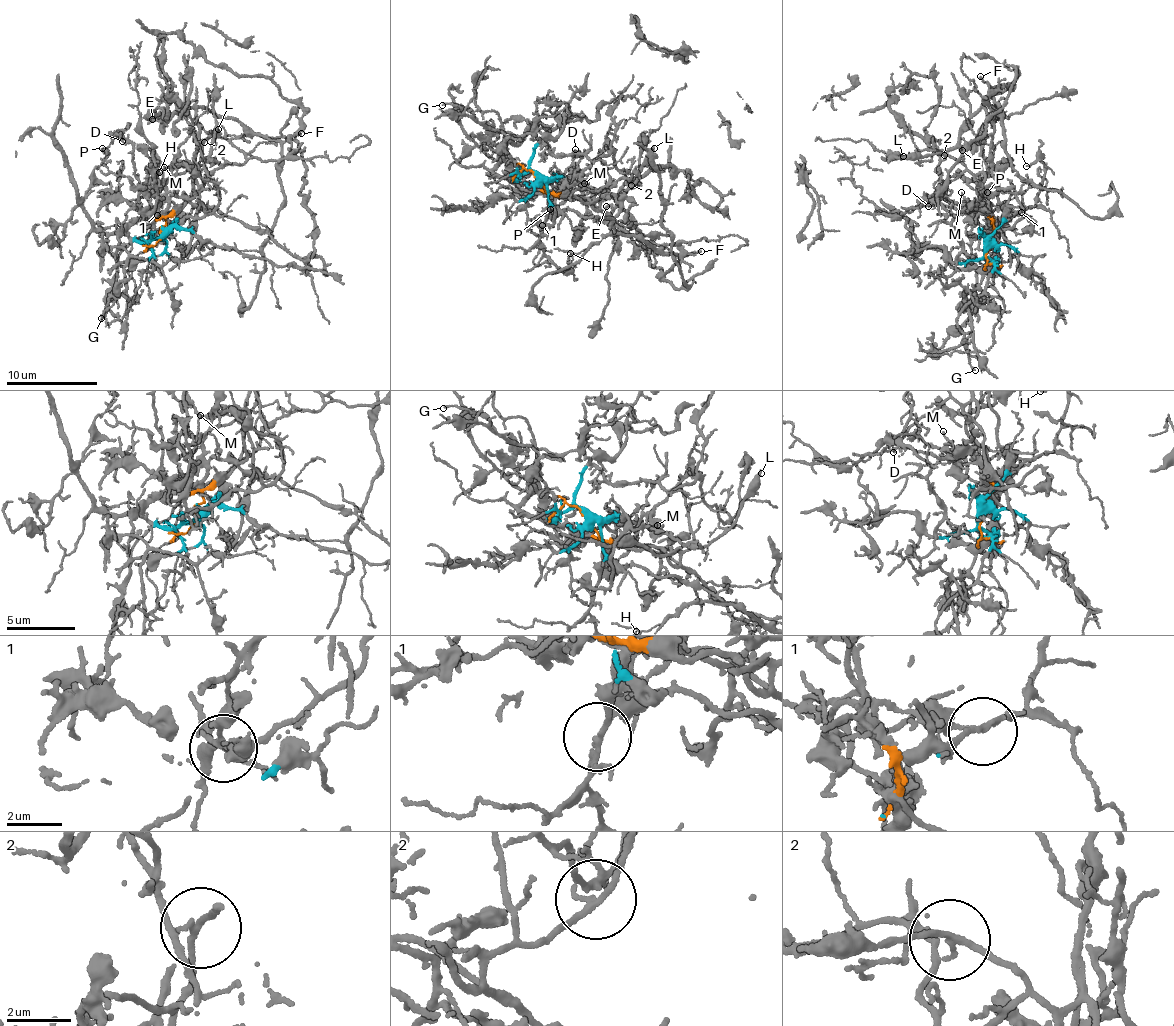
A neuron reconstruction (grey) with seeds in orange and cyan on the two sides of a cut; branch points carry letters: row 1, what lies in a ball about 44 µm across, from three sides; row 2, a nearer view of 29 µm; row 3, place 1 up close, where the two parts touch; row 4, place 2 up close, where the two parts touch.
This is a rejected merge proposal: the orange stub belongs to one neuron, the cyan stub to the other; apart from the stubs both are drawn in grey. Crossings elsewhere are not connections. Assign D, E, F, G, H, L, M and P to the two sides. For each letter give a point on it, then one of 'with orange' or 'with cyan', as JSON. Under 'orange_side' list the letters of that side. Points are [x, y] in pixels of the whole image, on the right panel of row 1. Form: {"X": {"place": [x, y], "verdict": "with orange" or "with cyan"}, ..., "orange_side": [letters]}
{"D": {"place": [928, 206], "verdict": "with cyan"}, "E": {"place": [962, 150], "verdict": "with orange"}, "F": {"place": [980, 76], "verdict": "with orange"}, "G": {"place": [975, 370], "verdict": "with cyan"}, "H": {"place": [1026, 166], "verdict": "with cyan"}, "L": {"place": [903, 156], "verdict": "with orange"}, "M": {"place": [961, 192], "verdict": "with cyan"}, "P": {"place": [987, 192], "verdict": "with cyan"}, "orange_side": ["E", "F", "L"]}

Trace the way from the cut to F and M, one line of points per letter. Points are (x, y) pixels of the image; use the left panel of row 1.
F: (161, 233), (159, 228), (185, 206), (193, 190), (195, 109), (202, 106), (282, 141), (300, 134)
M: (161, 233), (171, 229), (176, 214), (167, 213), (166, 210), (168, 206), (160, 181), (164, 166)

